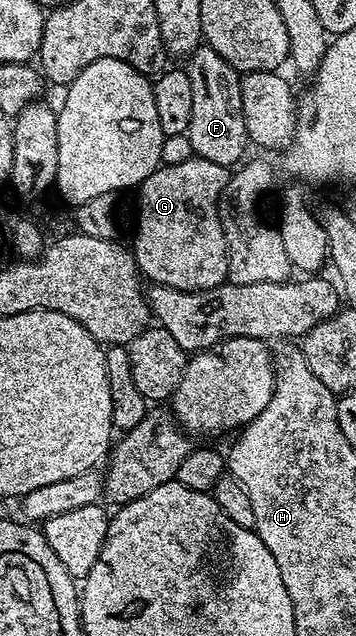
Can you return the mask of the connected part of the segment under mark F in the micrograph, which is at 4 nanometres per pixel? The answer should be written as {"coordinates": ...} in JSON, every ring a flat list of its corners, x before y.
{"coordinates":[[205,43,199,44,189,54,189,61,188,72,192,79,192,123,189,134,194,152,212,163,237,166,247,156,245,153,248,146,244,107,240,99,242,77,239,70,232,68,215,49]]}

